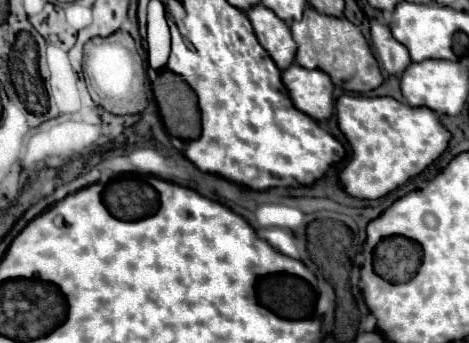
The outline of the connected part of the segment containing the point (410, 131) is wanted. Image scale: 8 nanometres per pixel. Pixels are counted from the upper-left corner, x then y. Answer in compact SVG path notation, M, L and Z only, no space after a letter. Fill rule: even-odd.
M345 94L337 100L337 124L353 152L351 162L339 174L339 184L349 196L363 200L381 198L405 184L411 176L423 172L443 154L451 138L433 110L409 108L393 98Z

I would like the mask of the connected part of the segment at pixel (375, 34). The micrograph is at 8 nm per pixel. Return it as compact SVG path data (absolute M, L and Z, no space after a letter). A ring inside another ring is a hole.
M377 20L371 22L371 42L379 56L381 66L391 76L401 76L405 72L405 68L411 64L407 48L391 36L391 32L385 24L379 24Z

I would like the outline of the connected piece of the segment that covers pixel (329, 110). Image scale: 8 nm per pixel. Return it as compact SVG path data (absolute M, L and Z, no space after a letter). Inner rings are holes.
M291 64L281 72L281 80L297 110L313 120L327 120L333 114L333 84L325 72Z

